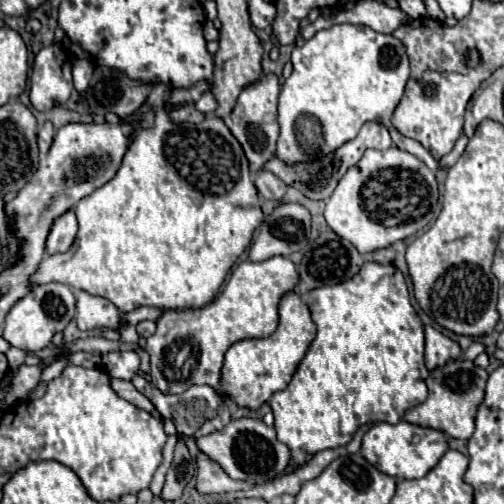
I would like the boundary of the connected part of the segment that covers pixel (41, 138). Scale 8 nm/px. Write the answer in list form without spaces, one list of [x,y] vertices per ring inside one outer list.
[[[44,122],[44,126],[42,126],[40,132],[38,132],[38,148],[40,148],[40,154],[46,154],[46,152],[48,152],[54,134],[56,134],[54,126],[52,126],[50,122]]]

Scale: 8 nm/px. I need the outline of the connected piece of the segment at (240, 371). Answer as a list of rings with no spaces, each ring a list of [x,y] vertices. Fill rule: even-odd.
[[[286,294],[280,302],[280,324],[272,336],[260,340],[240,340],[228,348],[216,394],[238,404],[240,408],[258,410],[276,390],[284,390],[288,386],[314,336],[316,324],[310,318],[308,306],[300,300],[298,294]]]

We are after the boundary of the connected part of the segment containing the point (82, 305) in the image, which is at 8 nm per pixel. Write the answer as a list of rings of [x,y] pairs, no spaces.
[[[76,292],[78,304],[76,304],[76,322],[80,330],[96,330],[96,328],[112,328],[122,330],[126,328],[122,324],[124,312],[116,308],[110,300],[92,296],[88,292]]]

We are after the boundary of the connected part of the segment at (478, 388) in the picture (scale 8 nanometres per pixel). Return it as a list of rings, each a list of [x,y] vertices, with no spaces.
[[[458,358],[456,362],[448,362],[448,366],[430,372],[430,376],[426,378],[428,398],[422,404],[408,410],[408,414],[404,414],[404,420],[424,428],[440,430],[448,438],[468,440],[474,434],[474,418],[478,406],[484,400],[486,380],[488,380],[488,372],[484,368],[474,366],[470,360]]]

